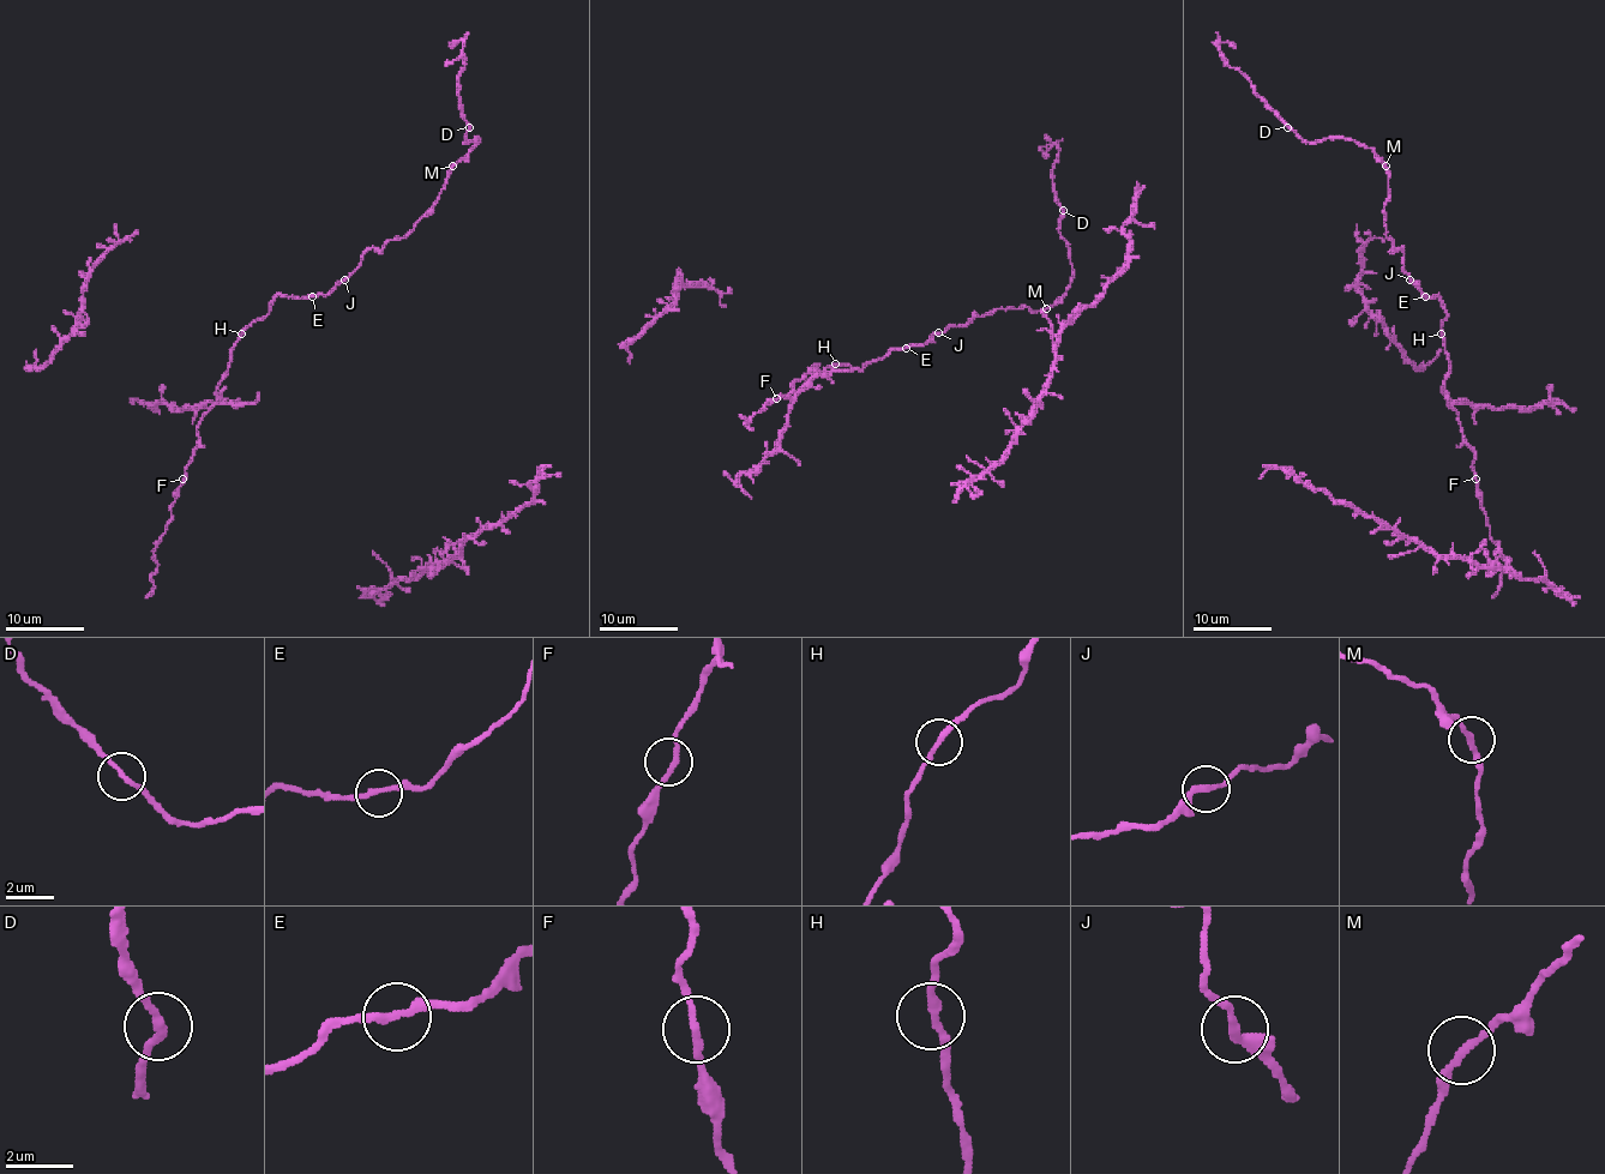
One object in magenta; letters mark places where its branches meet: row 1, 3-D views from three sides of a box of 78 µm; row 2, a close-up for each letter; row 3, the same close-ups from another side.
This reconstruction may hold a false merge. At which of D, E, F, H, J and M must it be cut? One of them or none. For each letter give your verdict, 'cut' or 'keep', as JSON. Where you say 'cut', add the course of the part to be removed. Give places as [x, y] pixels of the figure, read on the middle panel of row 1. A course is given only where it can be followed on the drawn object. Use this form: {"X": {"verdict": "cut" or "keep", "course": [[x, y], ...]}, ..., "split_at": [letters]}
{"D": {"verdict": "keep"}, "E": {"verdict": "keep"}, "F": {"verdict": "keep"}, "H": {"verdict": "keep"}, "J": {"verdict": "keep"}, "M": {"verdict": "keep"}, "split_at": []}

